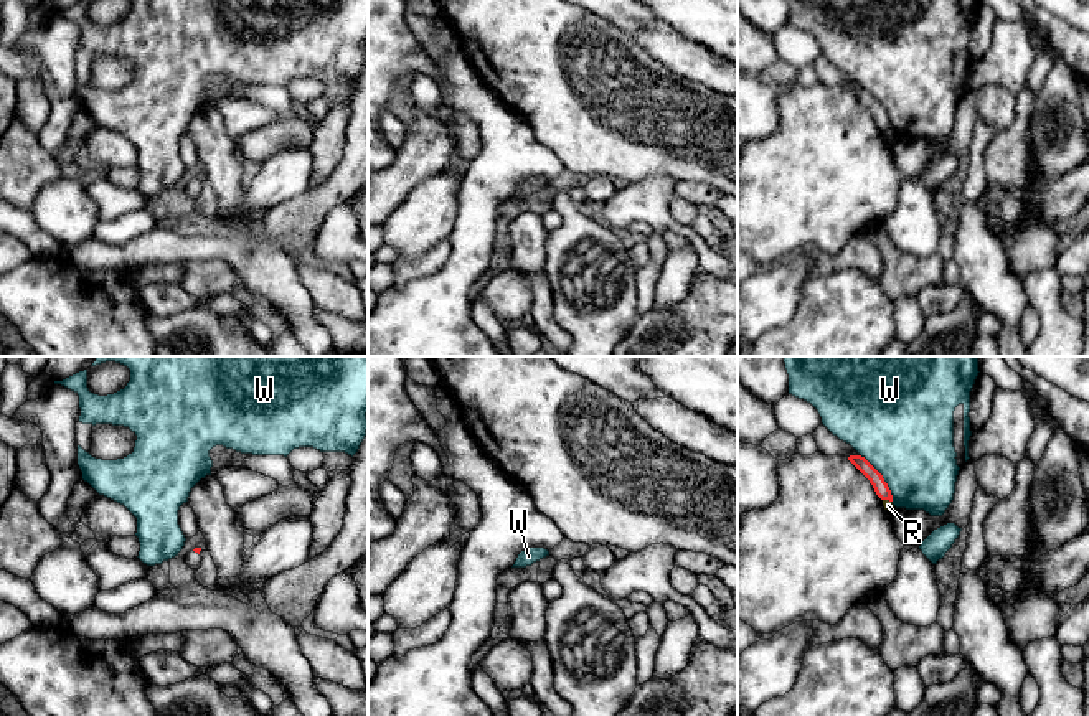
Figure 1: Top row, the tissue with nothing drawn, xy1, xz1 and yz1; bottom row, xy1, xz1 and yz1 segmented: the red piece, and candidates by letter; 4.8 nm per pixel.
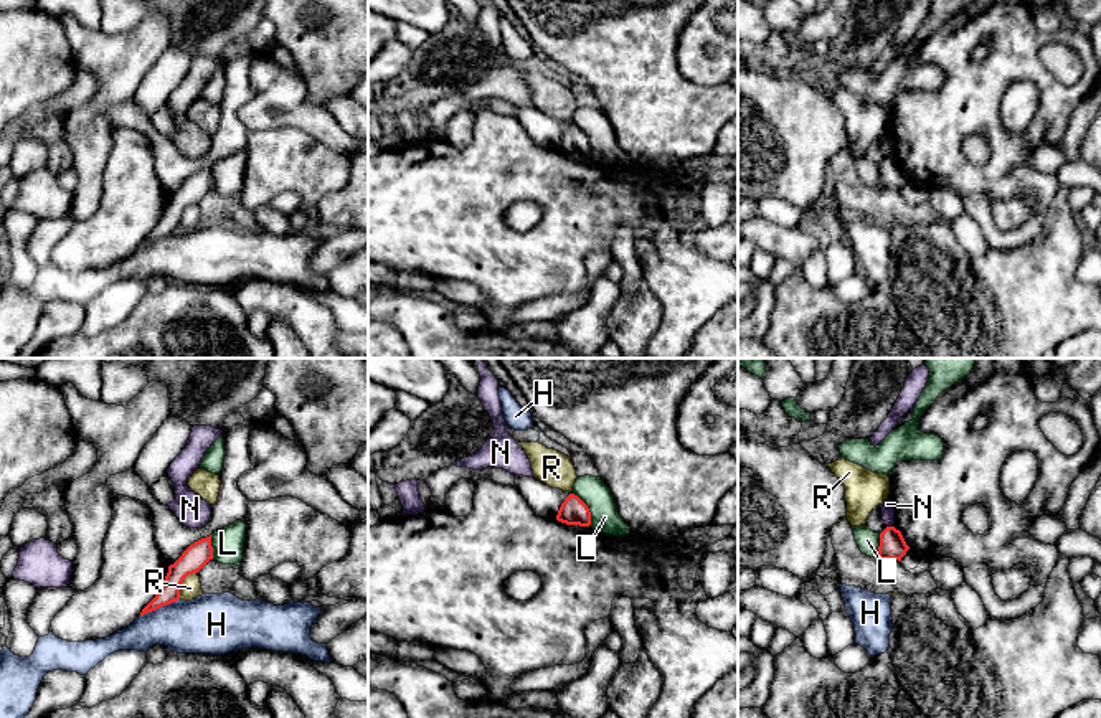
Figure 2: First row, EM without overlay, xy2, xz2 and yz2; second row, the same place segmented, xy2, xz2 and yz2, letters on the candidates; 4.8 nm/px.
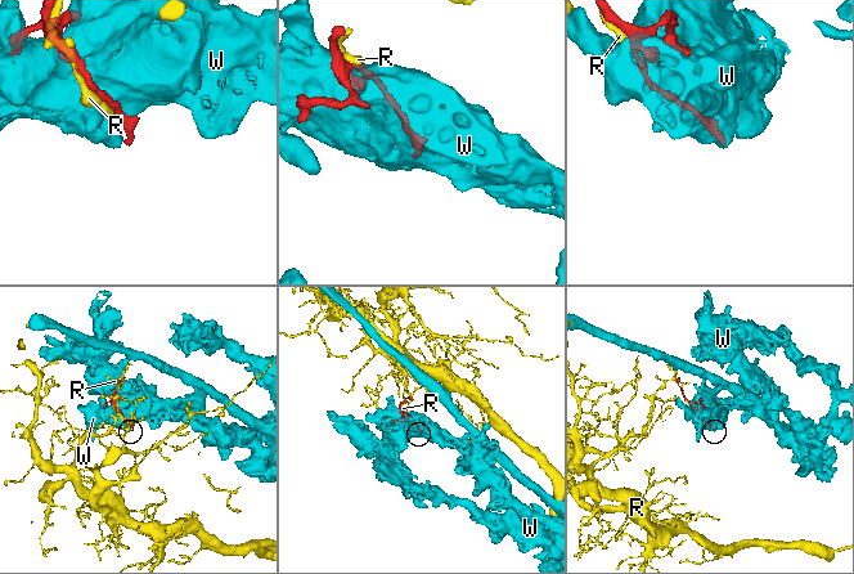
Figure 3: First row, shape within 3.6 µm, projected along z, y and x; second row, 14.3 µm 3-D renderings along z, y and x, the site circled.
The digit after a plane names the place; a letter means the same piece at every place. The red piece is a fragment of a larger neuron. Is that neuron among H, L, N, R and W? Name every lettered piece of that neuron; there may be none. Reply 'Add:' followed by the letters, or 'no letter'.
Add: no letter

